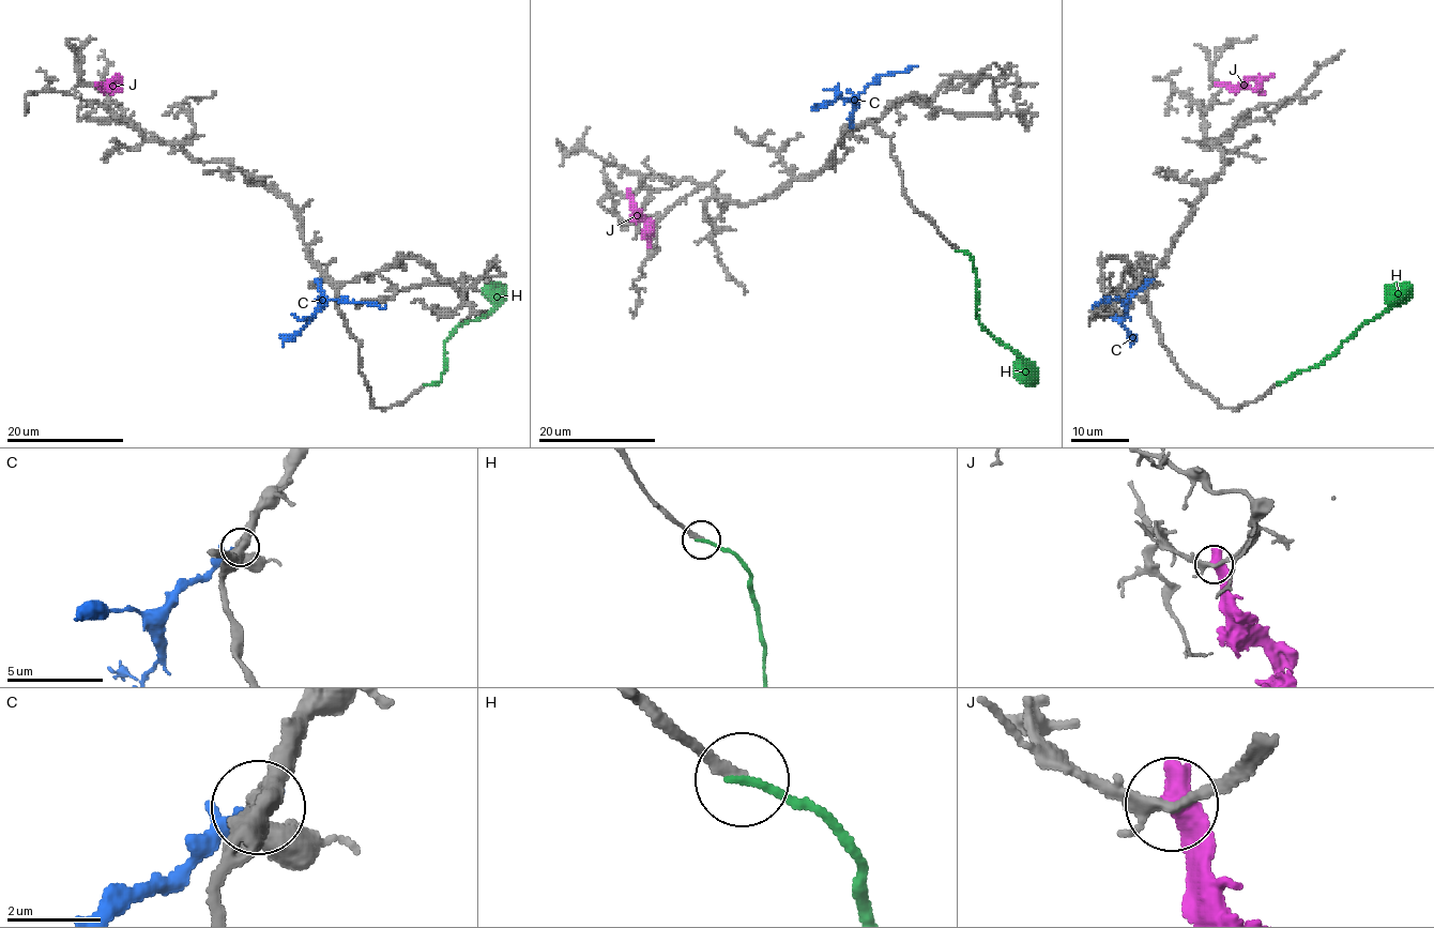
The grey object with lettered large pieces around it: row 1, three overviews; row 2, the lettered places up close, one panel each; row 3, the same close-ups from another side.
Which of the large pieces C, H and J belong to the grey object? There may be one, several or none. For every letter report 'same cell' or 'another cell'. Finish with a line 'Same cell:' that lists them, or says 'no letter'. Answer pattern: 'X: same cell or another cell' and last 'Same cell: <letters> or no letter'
C: another cell
H: same cell
J: another cell
Same cell: H

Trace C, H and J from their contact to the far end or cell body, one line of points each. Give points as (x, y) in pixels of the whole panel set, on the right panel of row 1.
C: (1152, 279), (1127, 299), (1105, 299), (1093, 306)
H: (1276, 385), (1320, 364), (1363, 322), (1388, 307), (1409, 284)
J: (1222, 85), (1239, 88), (1254, 77), (1275, 75)

